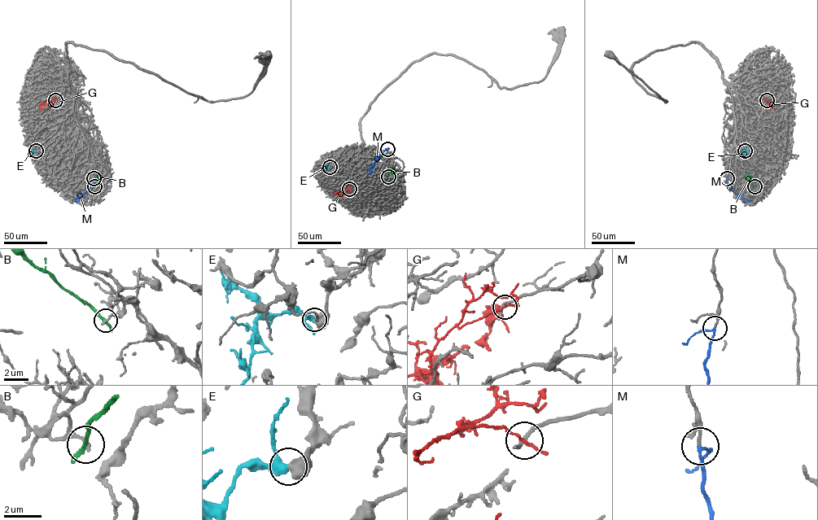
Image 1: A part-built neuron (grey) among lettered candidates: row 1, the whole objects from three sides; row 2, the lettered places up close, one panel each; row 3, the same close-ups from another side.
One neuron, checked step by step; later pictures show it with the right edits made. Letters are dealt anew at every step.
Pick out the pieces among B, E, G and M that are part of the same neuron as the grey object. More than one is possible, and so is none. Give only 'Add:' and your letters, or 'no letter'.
Add: E, M

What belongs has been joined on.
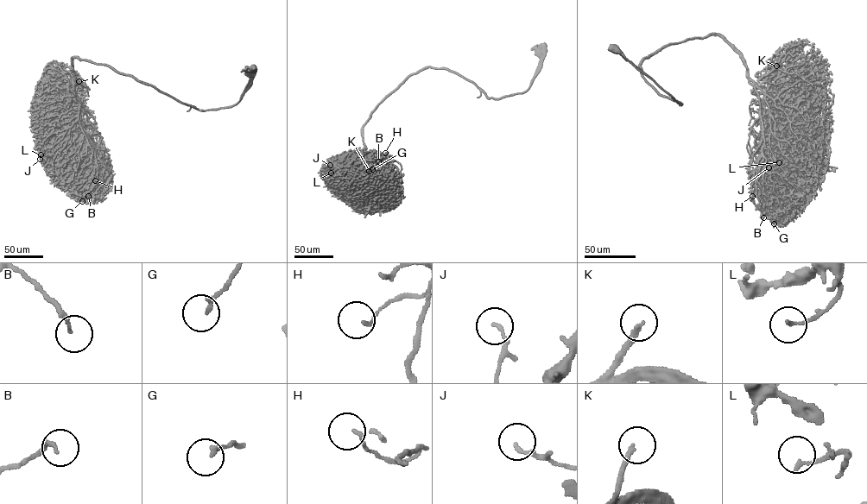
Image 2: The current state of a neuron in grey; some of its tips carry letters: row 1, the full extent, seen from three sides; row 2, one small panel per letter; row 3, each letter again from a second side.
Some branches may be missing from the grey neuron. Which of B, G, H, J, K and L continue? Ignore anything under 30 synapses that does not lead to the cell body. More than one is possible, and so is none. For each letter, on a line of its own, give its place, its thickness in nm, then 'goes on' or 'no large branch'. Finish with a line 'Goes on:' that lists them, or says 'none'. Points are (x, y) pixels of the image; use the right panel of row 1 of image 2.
B: at (763, 217); 110 nm thick; no large branch
G: at (774, 223); 160 nm thick; no large branch
H: at (752, 196); 110 nm thick; no large branch
J: at (768, 167); 130 nm thick; no large branch
K: at (776, 66); 190 nm thick; goes on
L: at (779, 162); 160 nm thick; no large branch
Goes on: K

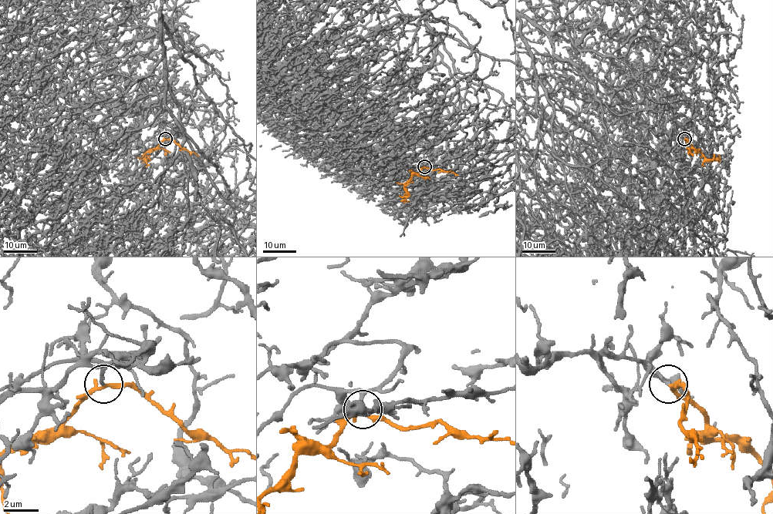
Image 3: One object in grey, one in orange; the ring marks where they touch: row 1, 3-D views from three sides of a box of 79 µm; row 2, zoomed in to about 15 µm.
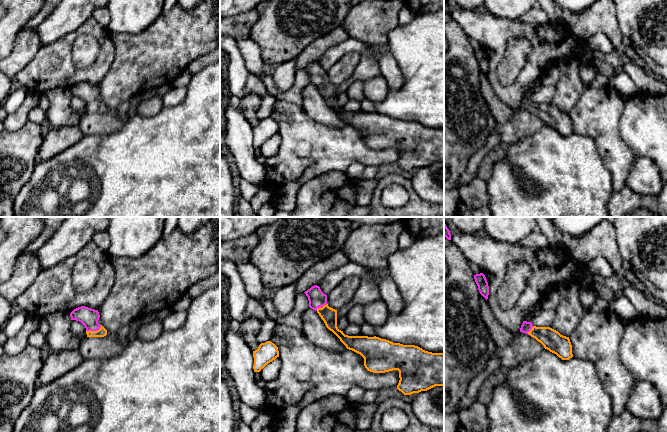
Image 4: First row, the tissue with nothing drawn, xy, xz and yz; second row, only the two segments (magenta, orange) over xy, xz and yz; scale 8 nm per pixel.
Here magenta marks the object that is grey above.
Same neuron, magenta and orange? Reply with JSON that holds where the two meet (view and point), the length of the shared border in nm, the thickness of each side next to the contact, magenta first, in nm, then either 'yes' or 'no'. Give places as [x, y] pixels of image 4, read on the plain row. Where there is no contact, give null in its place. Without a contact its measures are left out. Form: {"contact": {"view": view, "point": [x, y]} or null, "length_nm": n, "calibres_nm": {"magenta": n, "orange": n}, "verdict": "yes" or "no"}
{"contact": {"view": "xy", "point": [94, 106]}, "length_nm": 140, "calibres_nm": {"magenta": 150, "orange": 70}, "verdict": "yes"}

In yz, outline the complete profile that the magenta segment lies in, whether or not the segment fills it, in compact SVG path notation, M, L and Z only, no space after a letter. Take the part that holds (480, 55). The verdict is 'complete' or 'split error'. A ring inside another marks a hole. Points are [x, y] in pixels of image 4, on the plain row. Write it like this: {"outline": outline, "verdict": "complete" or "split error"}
{"outline": "M483 49L476 50L474 51L474 55L480 70L487 76L489 71L489 62L485 51Z", "verdict": "complete"}

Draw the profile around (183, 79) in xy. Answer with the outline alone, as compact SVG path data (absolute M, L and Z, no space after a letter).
M187 69L181 72L177 78L172 82L173 87L187 87L190 83L193 74Z

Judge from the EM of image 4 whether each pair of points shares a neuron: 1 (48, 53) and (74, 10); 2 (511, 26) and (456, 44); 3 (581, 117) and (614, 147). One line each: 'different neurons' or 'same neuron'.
1: different neurons
2: different neurons
3: same neuron

